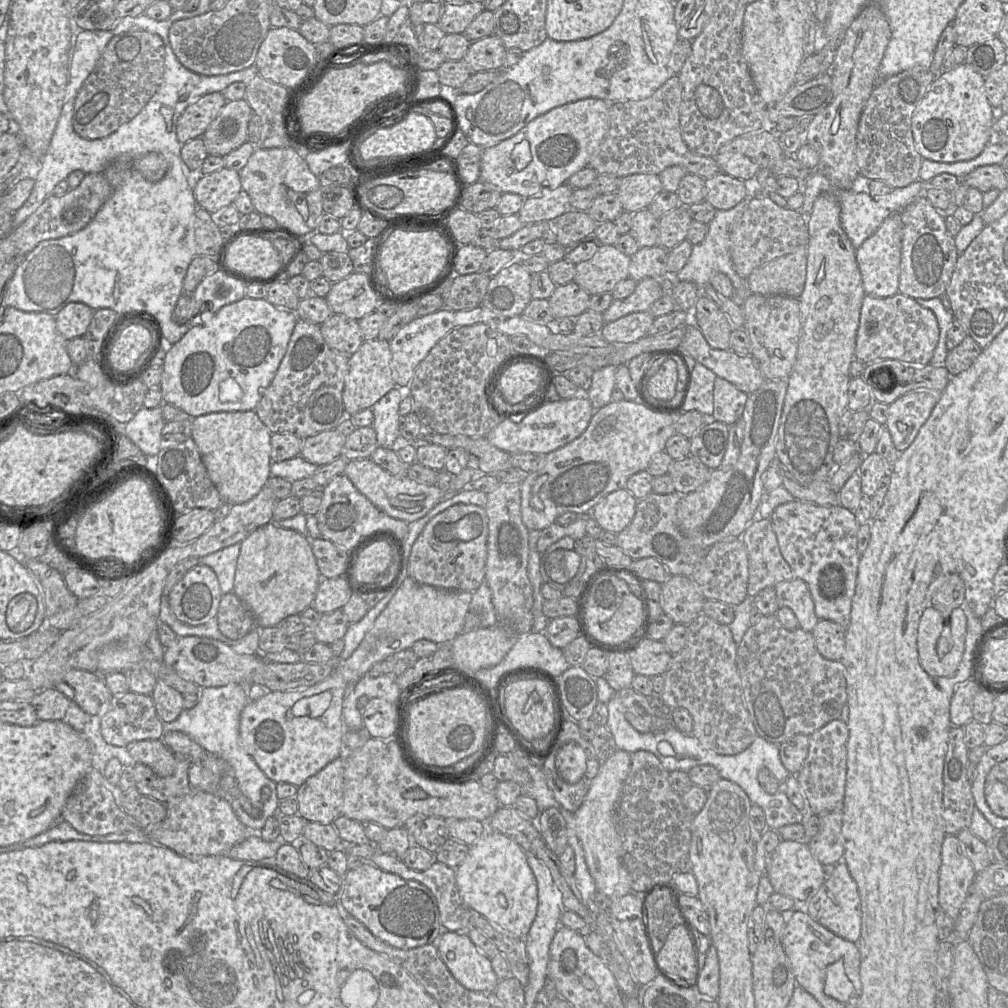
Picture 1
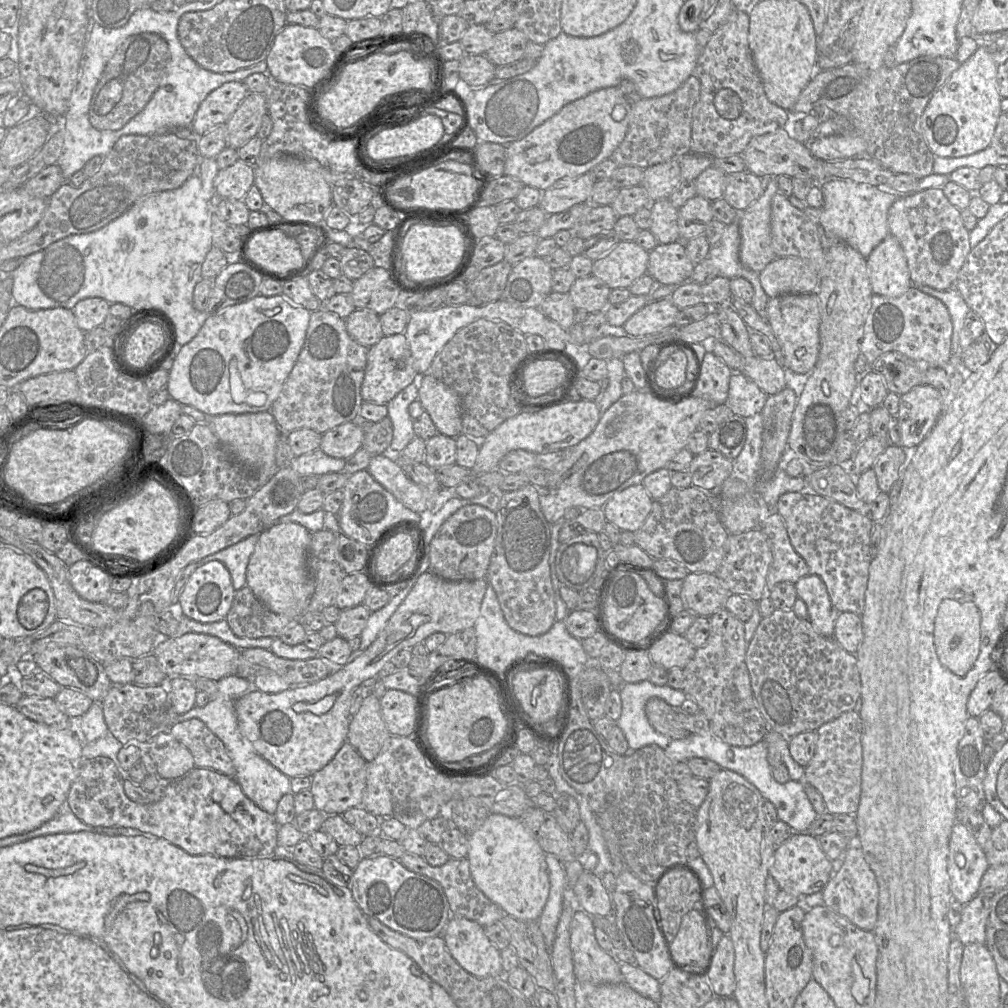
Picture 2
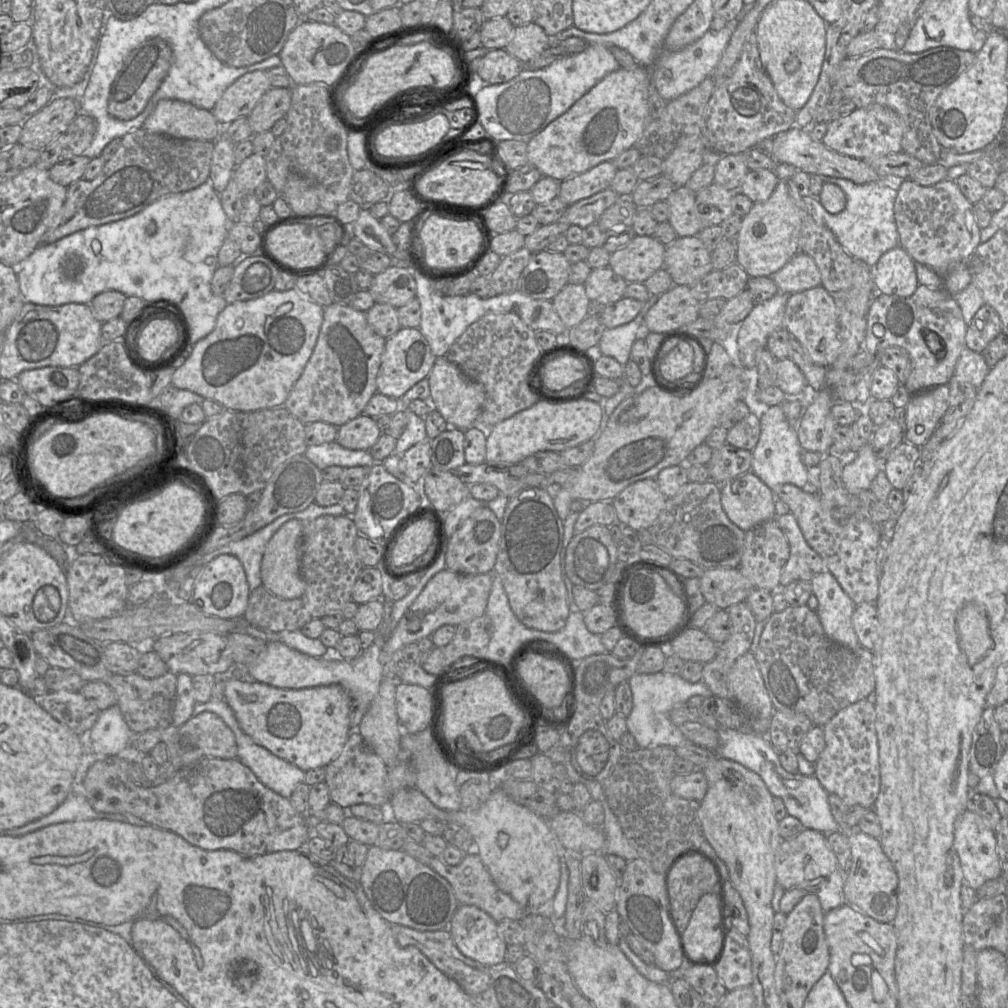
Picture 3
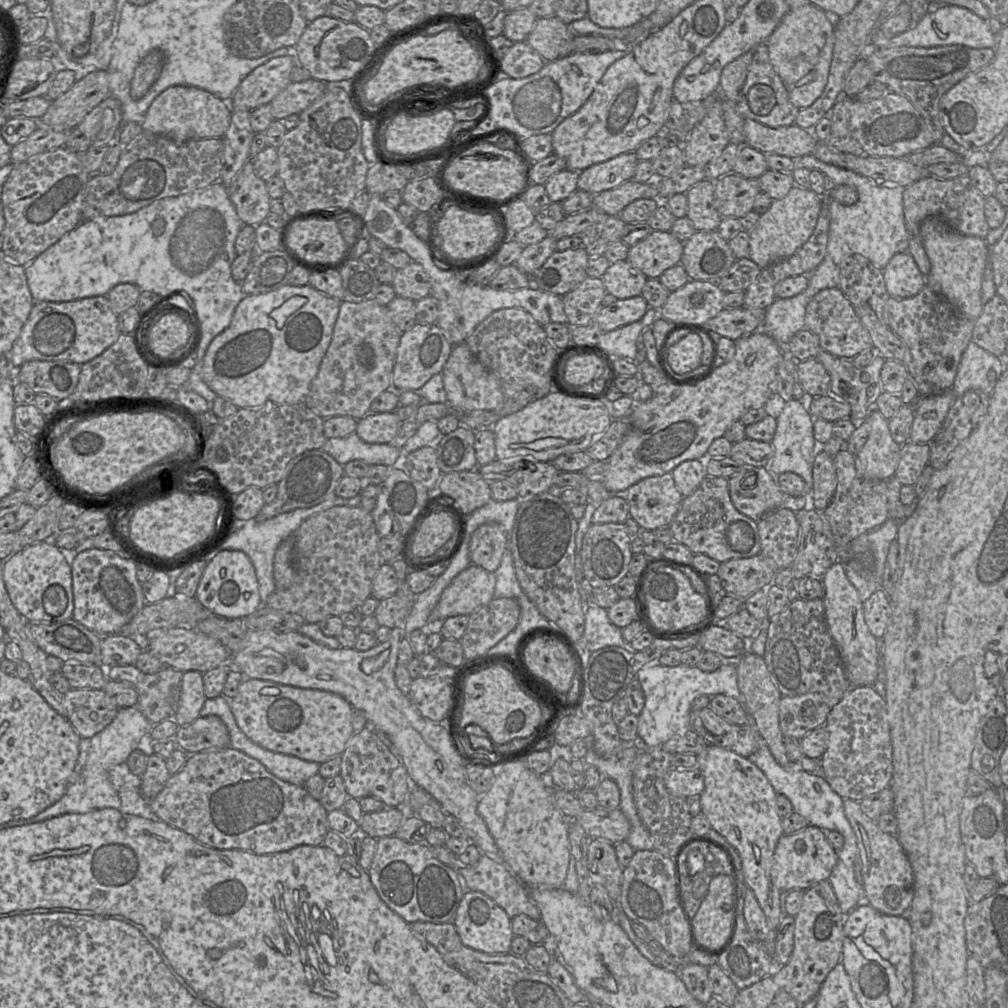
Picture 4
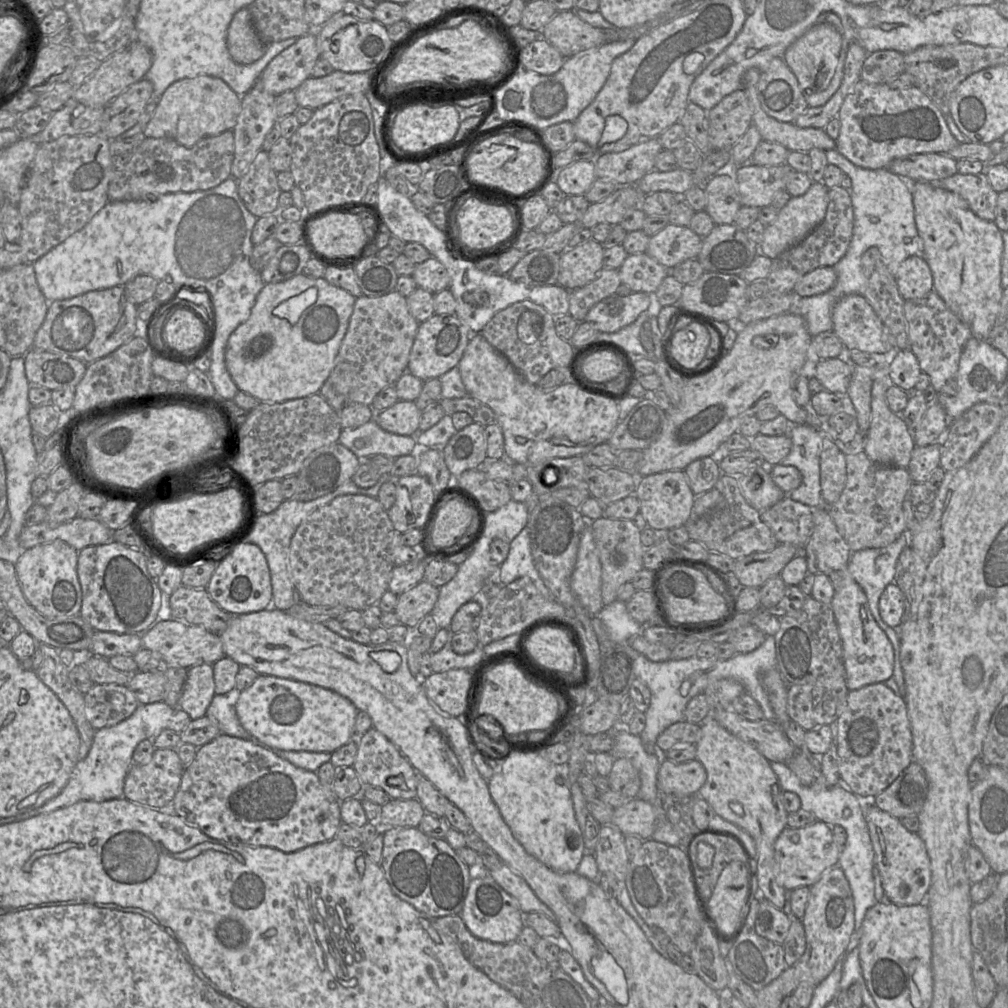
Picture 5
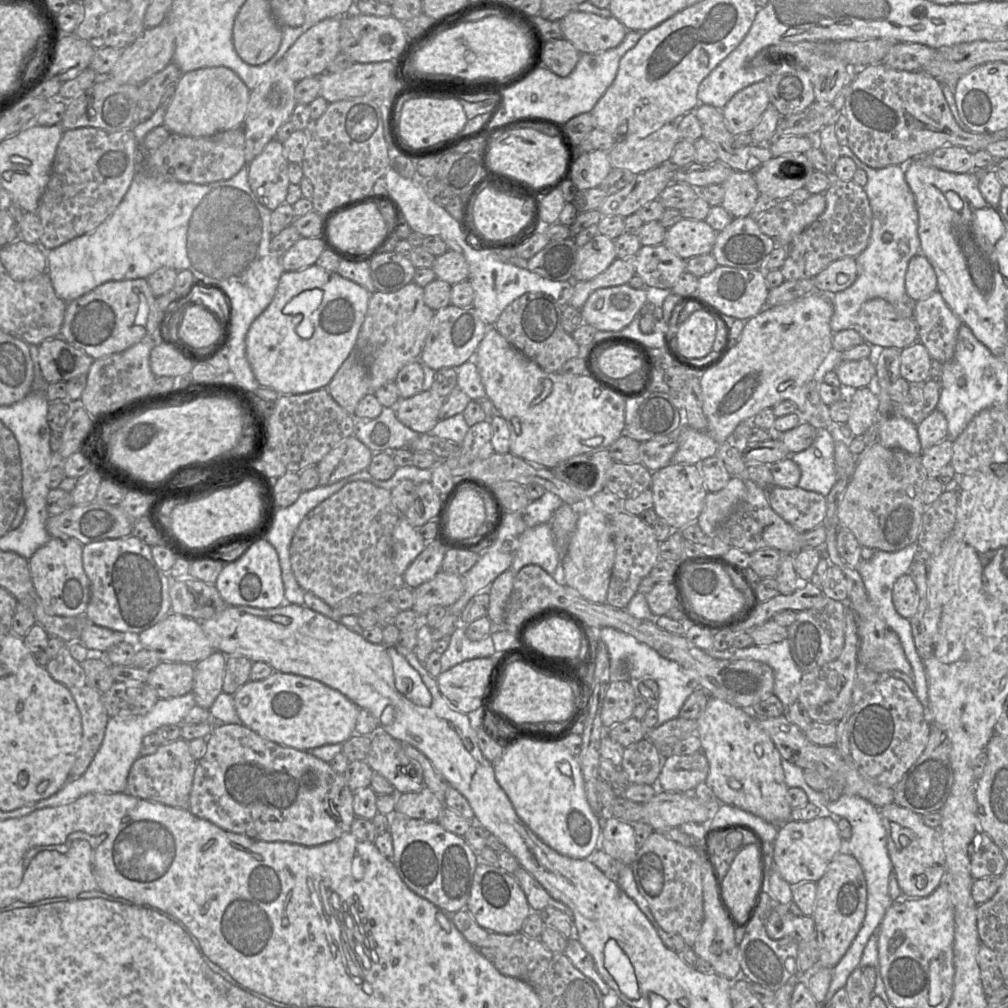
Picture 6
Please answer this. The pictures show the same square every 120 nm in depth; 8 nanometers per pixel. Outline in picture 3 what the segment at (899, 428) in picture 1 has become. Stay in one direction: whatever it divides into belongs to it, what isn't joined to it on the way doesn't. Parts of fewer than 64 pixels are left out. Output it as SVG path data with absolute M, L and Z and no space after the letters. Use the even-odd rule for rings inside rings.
M947 384L912 394L904 408L904 441L923 446L940 423L948 405Z

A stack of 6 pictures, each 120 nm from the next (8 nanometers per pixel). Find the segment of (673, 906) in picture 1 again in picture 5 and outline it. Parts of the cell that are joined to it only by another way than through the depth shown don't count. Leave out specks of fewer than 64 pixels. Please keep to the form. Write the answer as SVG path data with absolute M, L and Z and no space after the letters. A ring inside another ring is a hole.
M696 834L687 849L703 908L722 870L733 861L749 862L742 844L729 835Z

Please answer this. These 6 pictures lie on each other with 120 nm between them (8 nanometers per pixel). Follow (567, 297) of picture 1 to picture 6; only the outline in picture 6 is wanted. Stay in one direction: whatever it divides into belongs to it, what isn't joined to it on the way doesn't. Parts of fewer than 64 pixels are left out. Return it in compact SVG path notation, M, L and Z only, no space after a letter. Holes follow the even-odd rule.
M665 245L642 246L633 256L636 275L645 286L671 289L679 276L686 272L686 260L679 257Z

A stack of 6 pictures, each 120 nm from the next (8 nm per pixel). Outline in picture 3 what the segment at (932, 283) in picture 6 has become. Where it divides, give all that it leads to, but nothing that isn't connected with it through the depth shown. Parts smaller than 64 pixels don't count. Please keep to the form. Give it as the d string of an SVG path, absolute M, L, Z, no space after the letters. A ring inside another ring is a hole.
M901 246L885 252L871 270L877 294L909 297L919 286L915 262Z

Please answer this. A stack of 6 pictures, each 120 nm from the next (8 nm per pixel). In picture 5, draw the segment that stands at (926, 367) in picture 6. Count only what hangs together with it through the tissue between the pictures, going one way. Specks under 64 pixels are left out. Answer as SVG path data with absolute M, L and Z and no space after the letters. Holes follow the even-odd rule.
M909 348L894 351L890 355L890 385L896 385L906 392L914 392L914 387L921 372L919 362Z

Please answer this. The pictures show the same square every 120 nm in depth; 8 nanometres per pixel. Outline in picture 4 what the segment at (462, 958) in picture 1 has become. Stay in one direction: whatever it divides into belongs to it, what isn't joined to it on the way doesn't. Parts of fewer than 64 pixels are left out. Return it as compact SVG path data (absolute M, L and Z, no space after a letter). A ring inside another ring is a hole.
M466 890L453 917L453 924L462 943L474 950L488 954L510 952L514 937L511 917L491 898L478 891Z

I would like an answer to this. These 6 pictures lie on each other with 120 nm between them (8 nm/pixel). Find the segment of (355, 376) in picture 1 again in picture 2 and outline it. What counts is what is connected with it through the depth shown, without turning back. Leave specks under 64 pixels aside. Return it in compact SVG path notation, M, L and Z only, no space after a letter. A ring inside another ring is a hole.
M404 334L384 336L368 349L364 379L361 385L363 402L386 405L405 387L418 382L413 357Z

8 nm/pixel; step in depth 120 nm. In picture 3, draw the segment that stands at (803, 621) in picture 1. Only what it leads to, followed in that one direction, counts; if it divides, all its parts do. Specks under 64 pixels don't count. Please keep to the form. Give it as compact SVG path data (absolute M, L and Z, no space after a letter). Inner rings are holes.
M823 571L810 580L813 595L818 600L816 613L826 635L849 648L863 648L852 625L856 603L842 589L836 578Z

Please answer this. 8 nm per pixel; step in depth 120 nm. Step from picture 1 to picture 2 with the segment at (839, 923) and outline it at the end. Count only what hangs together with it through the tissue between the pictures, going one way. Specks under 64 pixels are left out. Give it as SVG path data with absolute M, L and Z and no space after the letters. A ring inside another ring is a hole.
M856 843L849 846L845 851L842 867L833 874L821 892L823 906L842 915L862 930L872 931L874 929L878 915L879 888L873 871Z

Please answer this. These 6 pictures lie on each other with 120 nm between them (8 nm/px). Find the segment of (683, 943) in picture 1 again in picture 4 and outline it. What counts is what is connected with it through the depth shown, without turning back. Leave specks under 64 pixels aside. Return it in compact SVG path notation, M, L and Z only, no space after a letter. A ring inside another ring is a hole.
M716 876L710 882L706 896L691 920L690 934L698 949L714 954L722 948L732 923L735 923L736 902L735 876Z

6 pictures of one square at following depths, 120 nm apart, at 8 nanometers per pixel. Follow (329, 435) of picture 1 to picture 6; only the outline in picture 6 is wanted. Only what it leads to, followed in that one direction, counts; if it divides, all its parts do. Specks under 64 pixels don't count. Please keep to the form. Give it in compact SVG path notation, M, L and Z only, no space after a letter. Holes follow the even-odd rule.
M426 389L410 398L400 398L391 408L403 425L419 434L425 434L438 423L444 399L445 397Z

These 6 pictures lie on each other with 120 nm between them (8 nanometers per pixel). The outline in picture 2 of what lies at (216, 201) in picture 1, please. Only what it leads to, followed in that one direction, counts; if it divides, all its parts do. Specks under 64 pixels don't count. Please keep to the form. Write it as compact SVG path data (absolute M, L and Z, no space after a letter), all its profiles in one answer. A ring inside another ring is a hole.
M238 160L219 170L214 179L216 195L221 199L243 200L254 185L254 167Z

